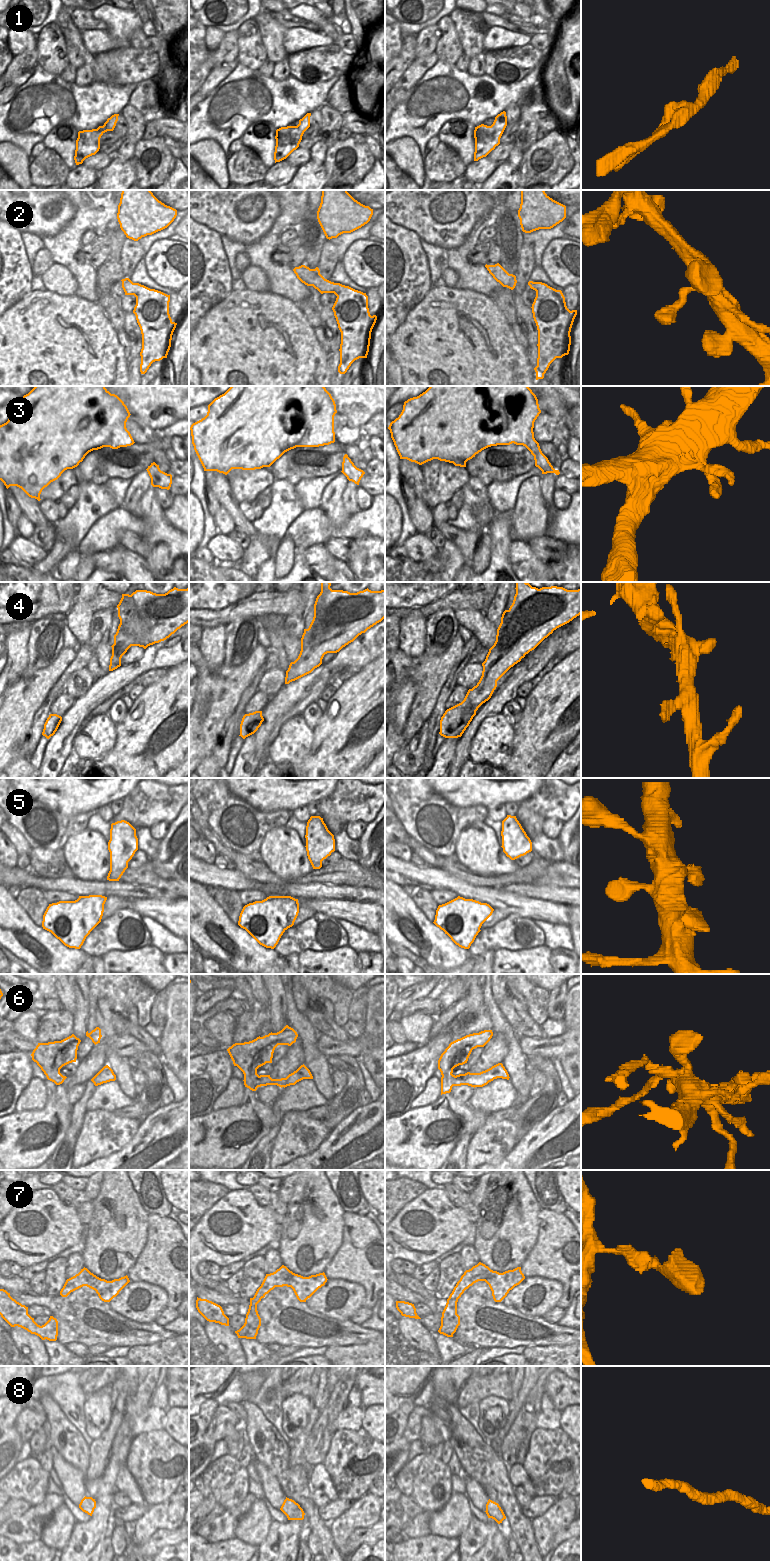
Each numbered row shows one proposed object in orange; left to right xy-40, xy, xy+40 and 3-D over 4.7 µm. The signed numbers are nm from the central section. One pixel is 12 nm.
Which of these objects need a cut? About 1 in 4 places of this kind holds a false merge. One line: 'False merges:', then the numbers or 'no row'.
False merges: 6

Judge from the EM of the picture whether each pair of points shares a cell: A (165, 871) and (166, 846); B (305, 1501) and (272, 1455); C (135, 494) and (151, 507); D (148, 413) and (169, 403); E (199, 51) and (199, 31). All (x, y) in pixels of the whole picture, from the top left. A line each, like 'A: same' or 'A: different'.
A: same
B: same
C: different
D: same
E: same

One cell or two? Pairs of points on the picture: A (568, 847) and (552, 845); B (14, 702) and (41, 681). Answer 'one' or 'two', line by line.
A: two
B: one

